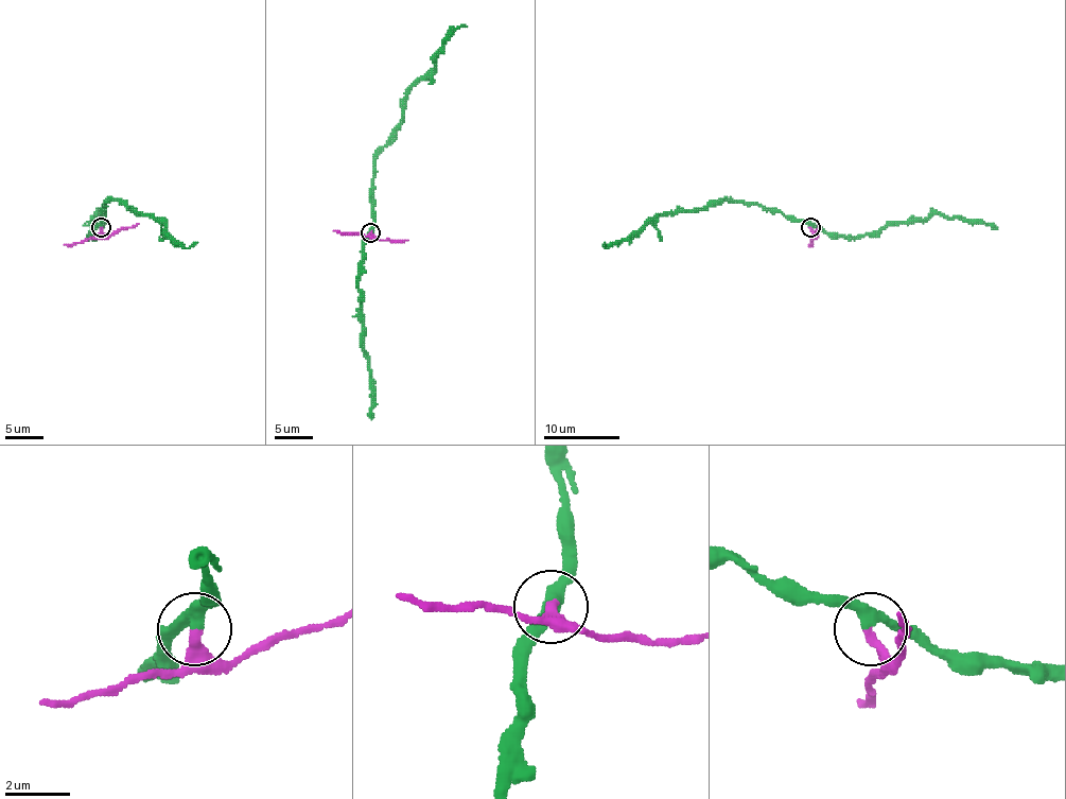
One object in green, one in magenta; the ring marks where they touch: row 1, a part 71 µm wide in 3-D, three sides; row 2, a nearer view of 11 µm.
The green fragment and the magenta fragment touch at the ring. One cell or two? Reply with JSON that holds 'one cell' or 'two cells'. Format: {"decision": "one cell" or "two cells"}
{"decision": "two cells"}

